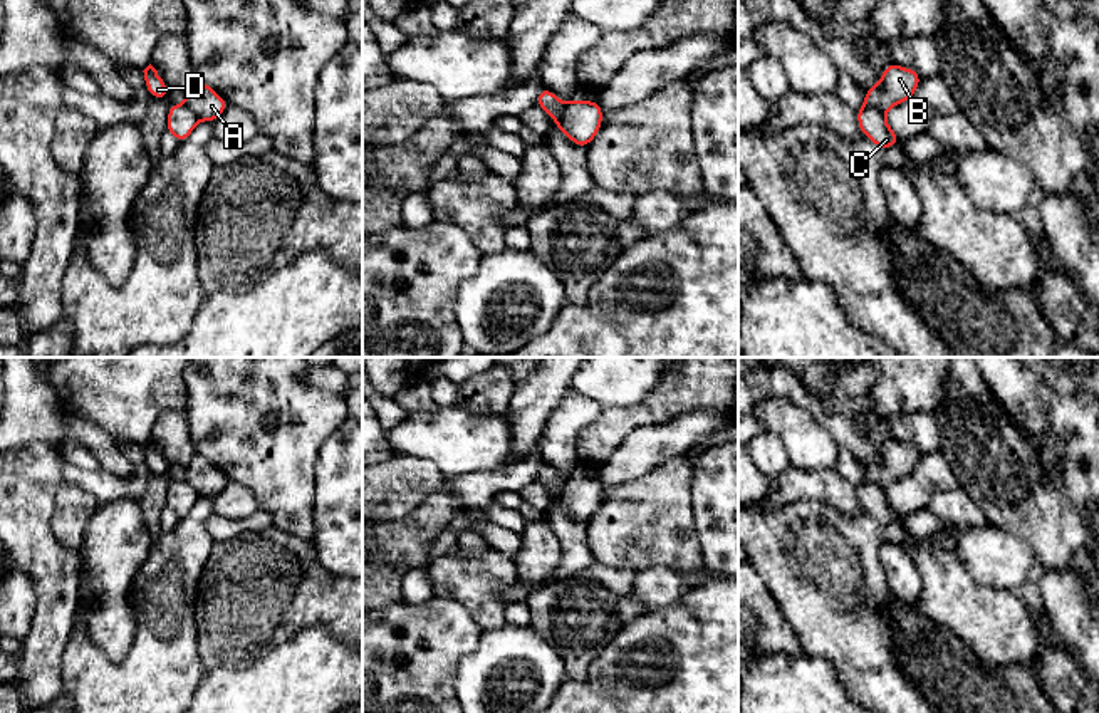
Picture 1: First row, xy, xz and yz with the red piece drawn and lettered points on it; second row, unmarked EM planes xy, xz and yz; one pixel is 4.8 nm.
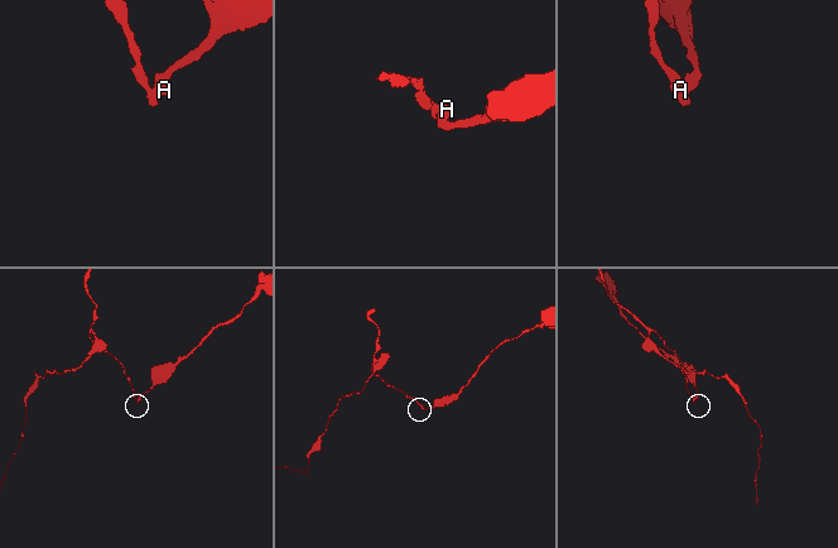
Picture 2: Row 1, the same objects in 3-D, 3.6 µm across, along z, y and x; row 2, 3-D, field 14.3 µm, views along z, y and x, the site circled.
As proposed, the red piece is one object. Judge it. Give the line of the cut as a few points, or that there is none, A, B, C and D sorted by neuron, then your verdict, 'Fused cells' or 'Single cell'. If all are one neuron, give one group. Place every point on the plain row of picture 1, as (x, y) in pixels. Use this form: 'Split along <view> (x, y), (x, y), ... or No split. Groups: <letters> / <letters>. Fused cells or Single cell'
Split along xz (566, 480), (557, 502). Groups: A B / C D. Fused cells

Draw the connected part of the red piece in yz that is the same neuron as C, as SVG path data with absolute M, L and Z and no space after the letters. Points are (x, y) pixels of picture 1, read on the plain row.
M861 483L856 487L856 492L861 510L872 515L878 522L878 527L884 527L899 518L901 510L889 505L888 495L883 488Z

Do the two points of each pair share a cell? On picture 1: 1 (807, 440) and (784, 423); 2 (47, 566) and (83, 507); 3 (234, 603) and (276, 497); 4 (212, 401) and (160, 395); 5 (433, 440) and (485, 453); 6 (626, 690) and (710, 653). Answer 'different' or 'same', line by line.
1: same
2: different
3: different
4: different
5: same
6: same

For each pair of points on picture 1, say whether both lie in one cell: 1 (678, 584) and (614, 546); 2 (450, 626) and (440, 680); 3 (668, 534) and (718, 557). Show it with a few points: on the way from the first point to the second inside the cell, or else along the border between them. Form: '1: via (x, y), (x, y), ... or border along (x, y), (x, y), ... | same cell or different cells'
1: border along (638, 571), (670, 566), (692, 576) | different cells
2: via (440, 640), (440, 666) | same cell
3: border along (692, 510), (707, 572) | different cells

